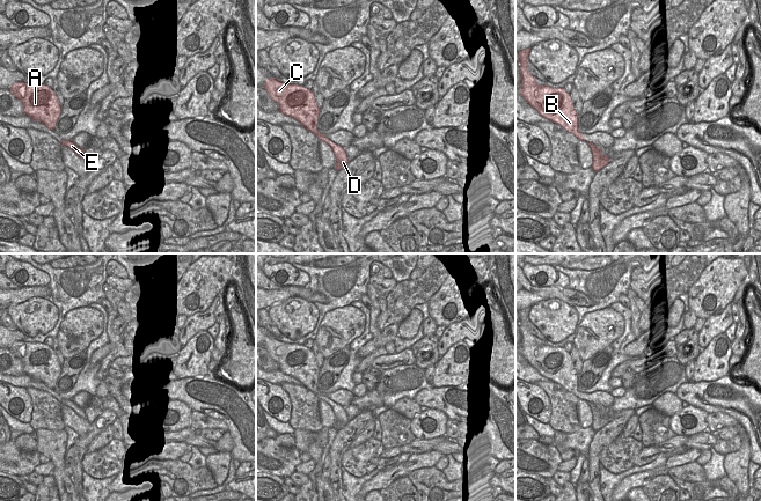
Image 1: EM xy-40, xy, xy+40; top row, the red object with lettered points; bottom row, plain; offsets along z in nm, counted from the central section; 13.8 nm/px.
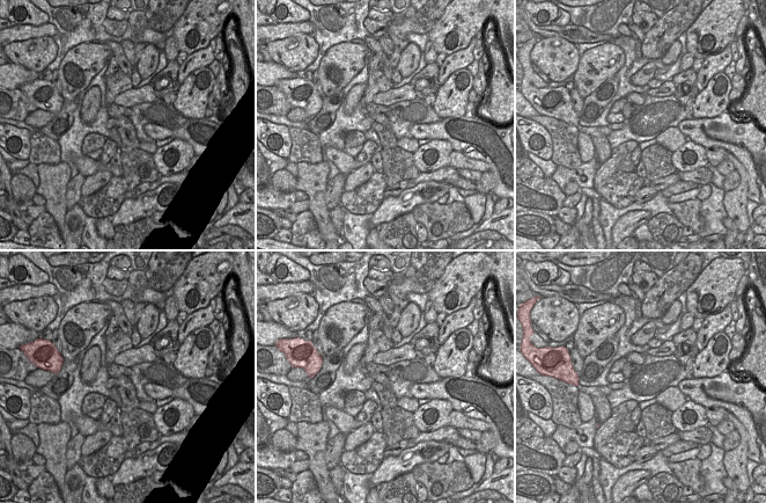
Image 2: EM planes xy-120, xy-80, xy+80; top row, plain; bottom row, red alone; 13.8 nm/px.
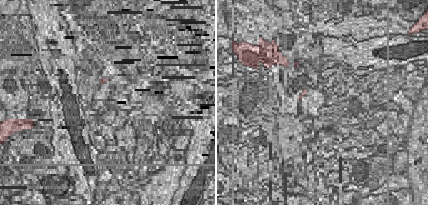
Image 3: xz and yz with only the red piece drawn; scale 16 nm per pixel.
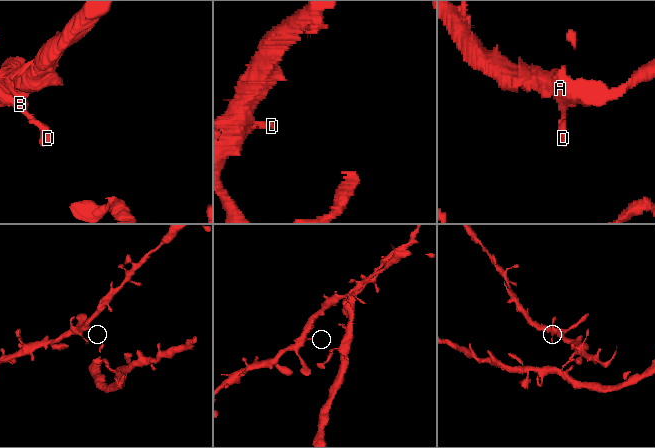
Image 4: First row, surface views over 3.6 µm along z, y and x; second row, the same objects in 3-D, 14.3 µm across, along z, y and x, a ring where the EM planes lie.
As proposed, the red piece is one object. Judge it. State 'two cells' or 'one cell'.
one cell

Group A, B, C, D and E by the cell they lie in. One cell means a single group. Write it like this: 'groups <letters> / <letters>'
groups A B C D E

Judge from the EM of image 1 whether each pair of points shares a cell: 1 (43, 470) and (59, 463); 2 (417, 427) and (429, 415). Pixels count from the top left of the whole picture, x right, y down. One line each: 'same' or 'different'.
1: different
2: same

